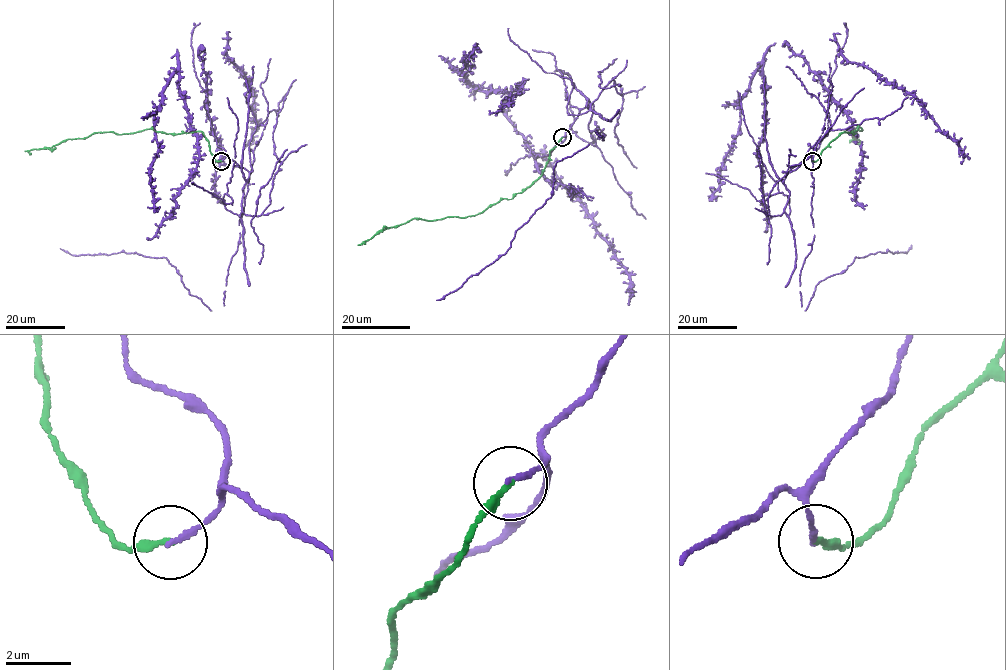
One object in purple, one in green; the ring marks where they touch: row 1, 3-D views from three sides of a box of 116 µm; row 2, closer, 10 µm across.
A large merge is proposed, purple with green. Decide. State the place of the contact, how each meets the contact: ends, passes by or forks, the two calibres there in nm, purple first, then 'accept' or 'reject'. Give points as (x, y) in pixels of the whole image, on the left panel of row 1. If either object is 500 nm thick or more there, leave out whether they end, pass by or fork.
at (221, 161); purple ends there; green ends there; 160 nm thick on the purple side, 200 nm on the other; accept

